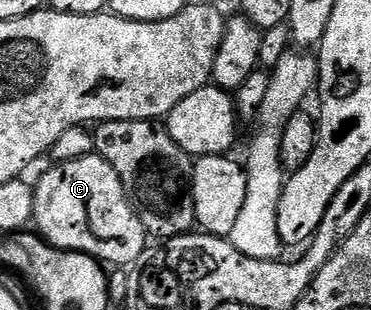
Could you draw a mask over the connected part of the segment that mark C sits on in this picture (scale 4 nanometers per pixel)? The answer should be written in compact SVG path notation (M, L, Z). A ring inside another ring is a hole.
M96 153L50 167L35 182L32 225L36 233L61 250L80 250L102 263L114 262L117 268L132 266L147 249L147 235L115 168Z

